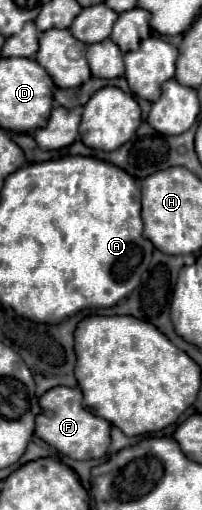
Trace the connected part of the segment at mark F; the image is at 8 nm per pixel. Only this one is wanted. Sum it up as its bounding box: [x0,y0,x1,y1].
[36,387,110,459]

